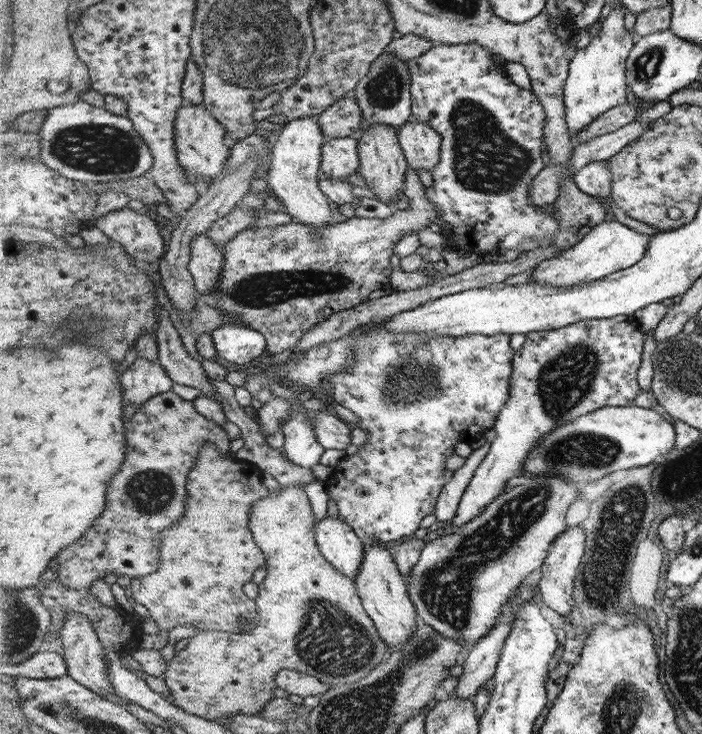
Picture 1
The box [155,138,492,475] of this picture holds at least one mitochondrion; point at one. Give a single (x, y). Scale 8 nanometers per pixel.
(265, 289)

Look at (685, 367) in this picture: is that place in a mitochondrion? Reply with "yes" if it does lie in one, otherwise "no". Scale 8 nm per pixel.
yes

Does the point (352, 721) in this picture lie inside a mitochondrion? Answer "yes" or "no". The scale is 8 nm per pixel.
yes

